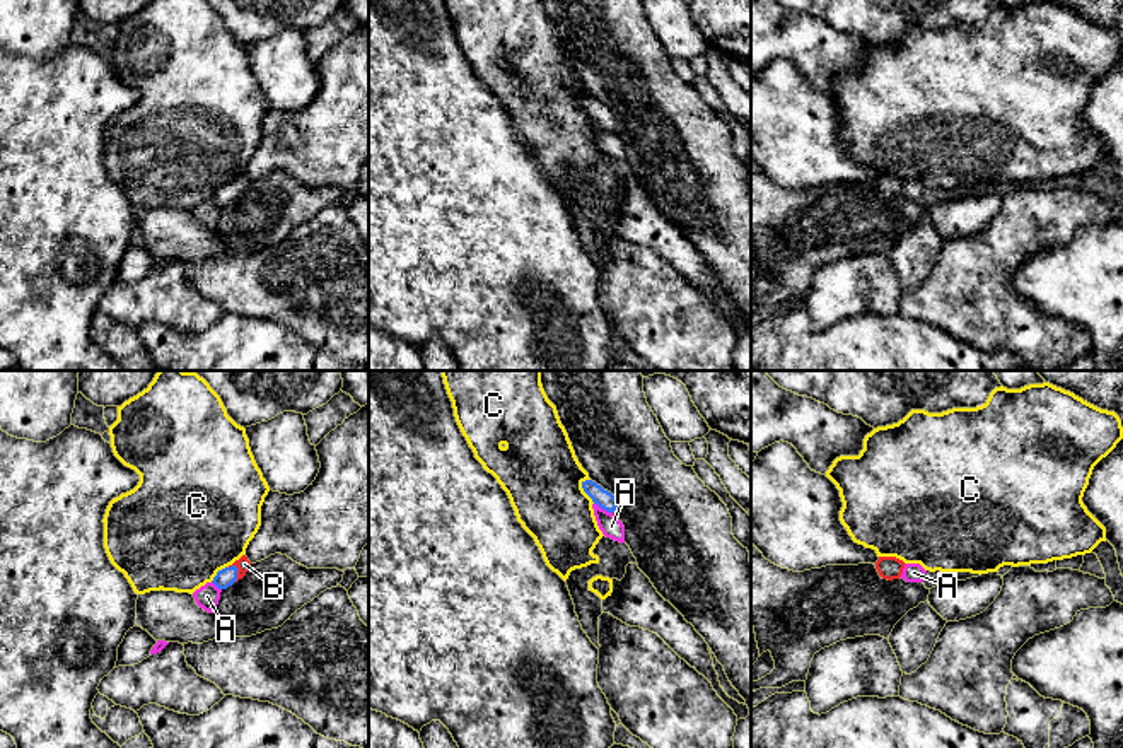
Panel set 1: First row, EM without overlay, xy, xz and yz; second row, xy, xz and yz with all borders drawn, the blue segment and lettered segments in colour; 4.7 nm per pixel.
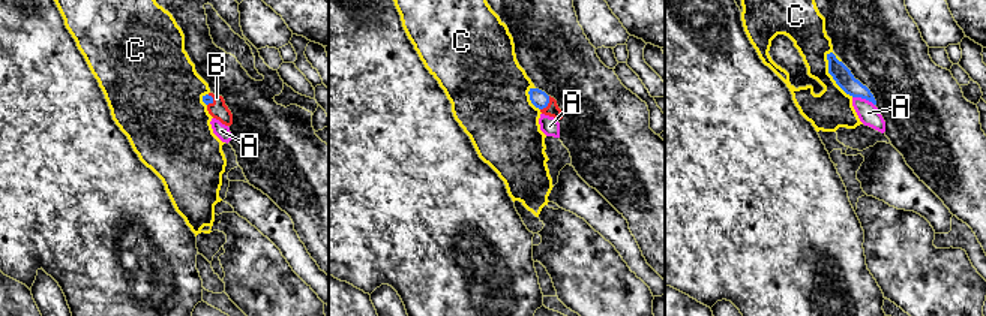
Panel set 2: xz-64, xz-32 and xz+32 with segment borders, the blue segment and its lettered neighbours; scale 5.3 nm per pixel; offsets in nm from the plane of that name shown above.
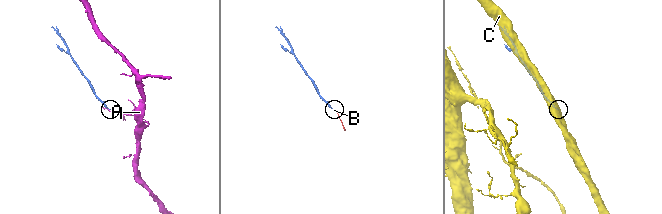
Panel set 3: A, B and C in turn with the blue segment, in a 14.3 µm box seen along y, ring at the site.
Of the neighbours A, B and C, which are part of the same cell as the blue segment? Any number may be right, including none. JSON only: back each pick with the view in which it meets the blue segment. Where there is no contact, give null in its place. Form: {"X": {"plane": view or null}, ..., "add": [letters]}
{"B": {"plane": "xy"}, "add": ["B"]}

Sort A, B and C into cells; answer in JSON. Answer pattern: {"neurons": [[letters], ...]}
{"neurons": [["A"], ["B"], ["C"]]}

